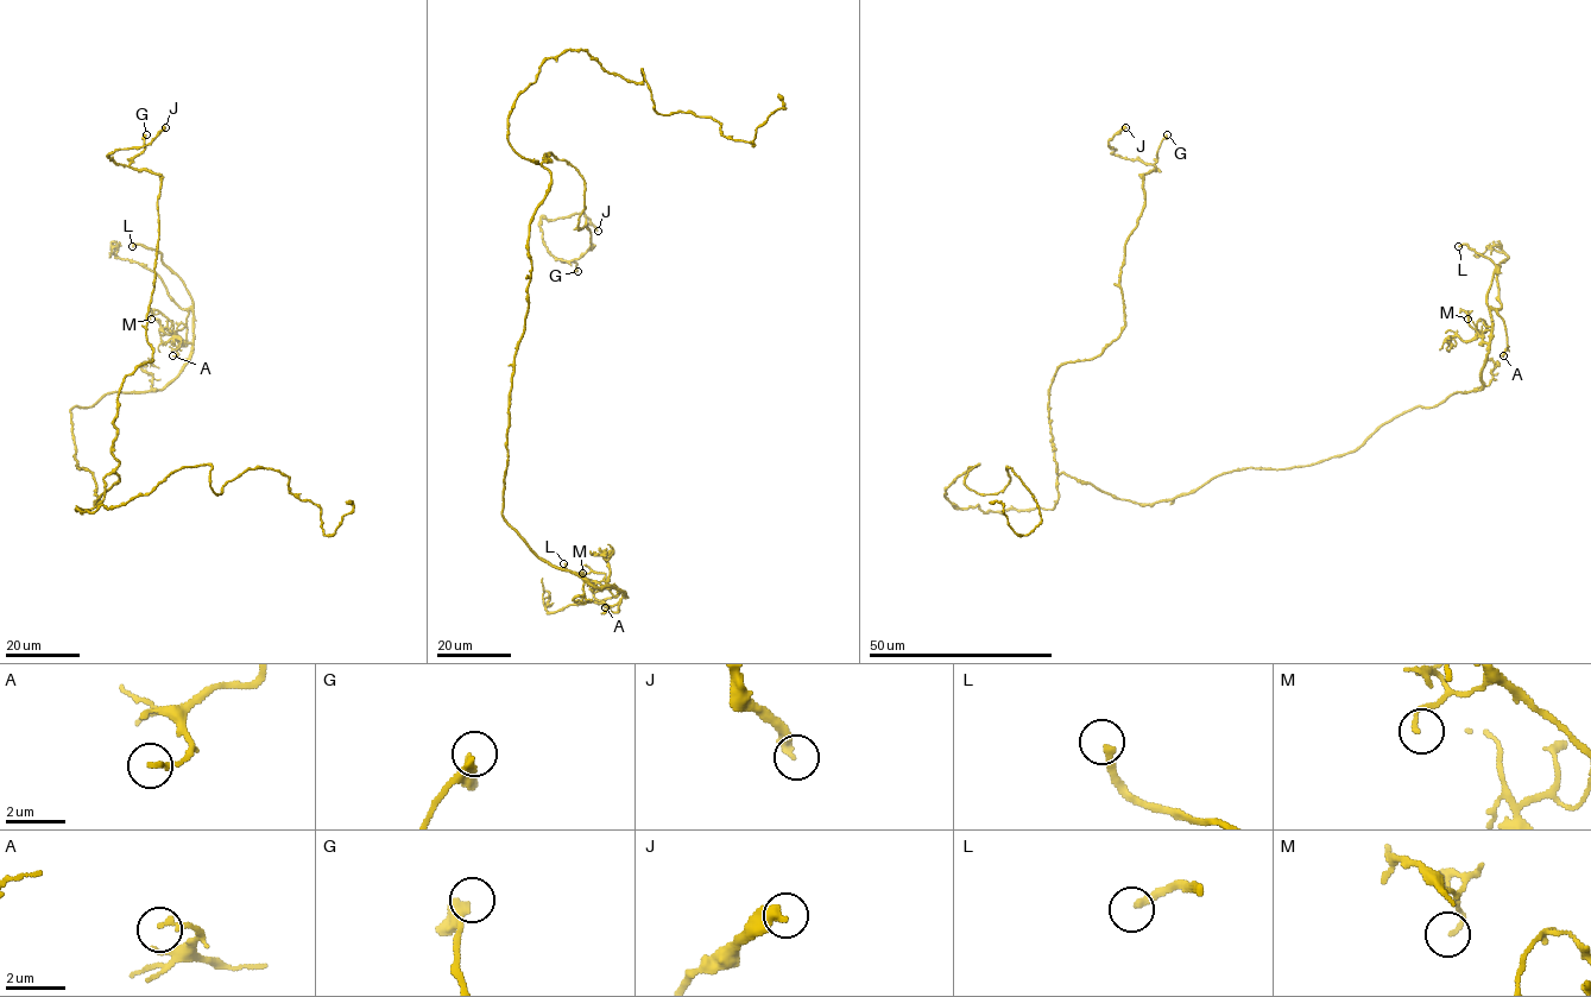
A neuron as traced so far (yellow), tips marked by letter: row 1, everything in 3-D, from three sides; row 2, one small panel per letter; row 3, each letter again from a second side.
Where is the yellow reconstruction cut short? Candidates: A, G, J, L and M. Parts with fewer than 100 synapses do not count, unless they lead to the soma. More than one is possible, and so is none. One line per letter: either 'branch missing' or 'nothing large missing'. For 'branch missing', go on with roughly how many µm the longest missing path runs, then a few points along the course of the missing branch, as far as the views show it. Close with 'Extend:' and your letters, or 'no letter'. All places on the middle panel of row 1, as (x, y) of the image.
A: nothing large missing
G: nothing large missing
J: nothing large missing
L: branch missing; about 15 µm are missing; missing branch runs (563, 563), (562, 536)
M: nothing large missing
Extend: L

